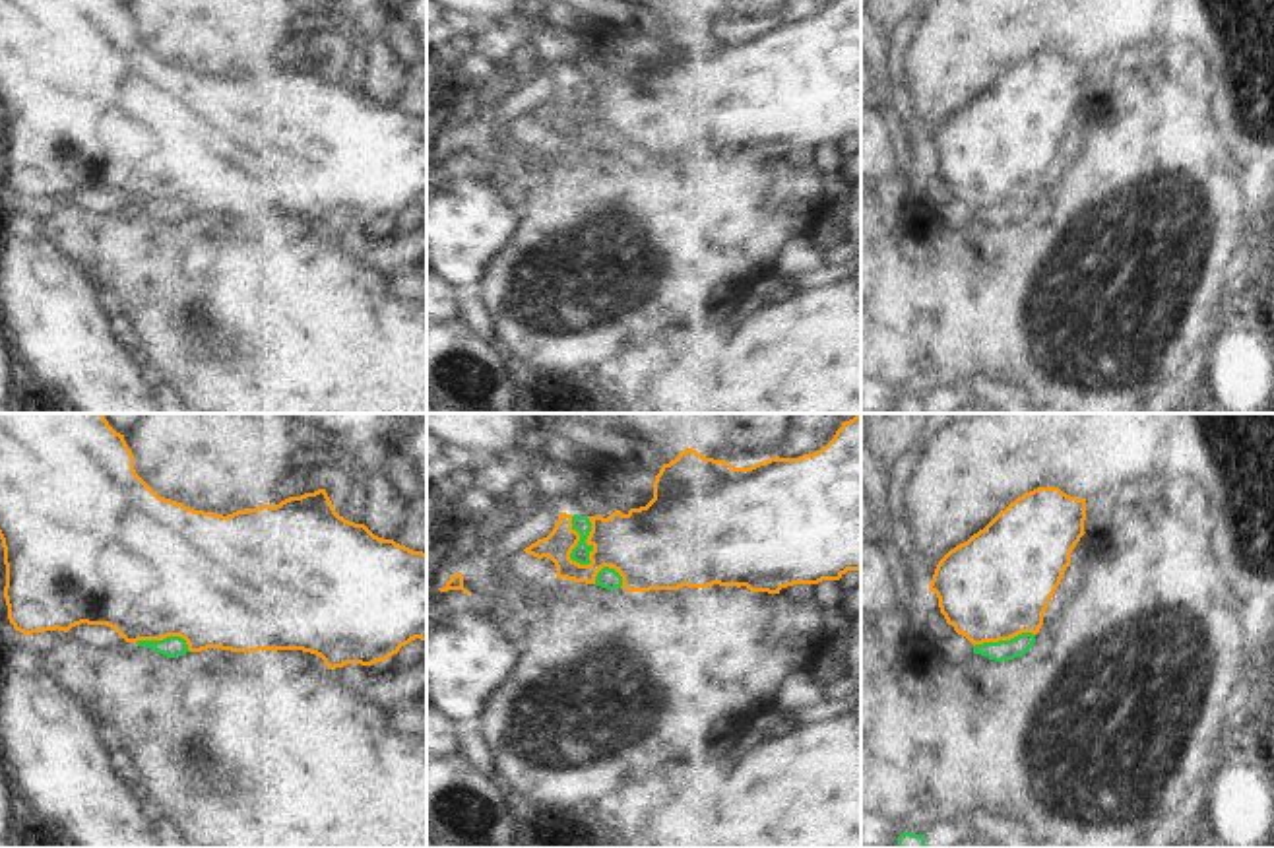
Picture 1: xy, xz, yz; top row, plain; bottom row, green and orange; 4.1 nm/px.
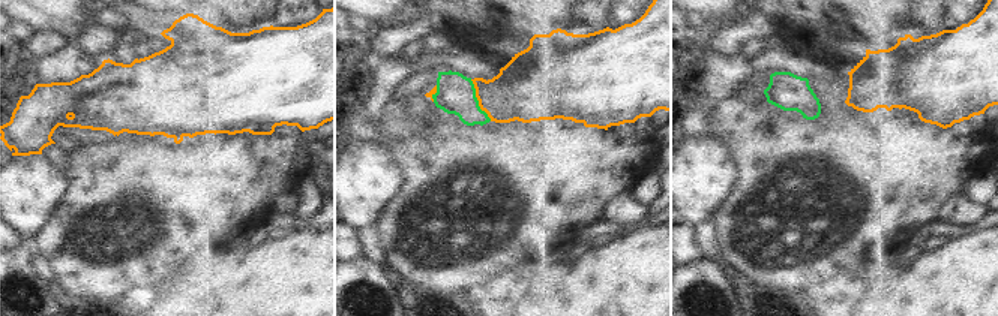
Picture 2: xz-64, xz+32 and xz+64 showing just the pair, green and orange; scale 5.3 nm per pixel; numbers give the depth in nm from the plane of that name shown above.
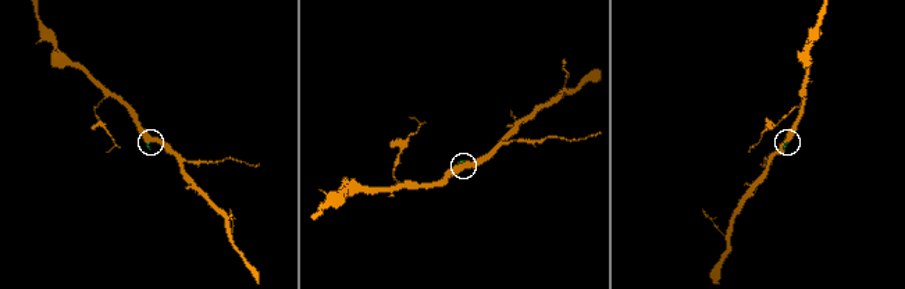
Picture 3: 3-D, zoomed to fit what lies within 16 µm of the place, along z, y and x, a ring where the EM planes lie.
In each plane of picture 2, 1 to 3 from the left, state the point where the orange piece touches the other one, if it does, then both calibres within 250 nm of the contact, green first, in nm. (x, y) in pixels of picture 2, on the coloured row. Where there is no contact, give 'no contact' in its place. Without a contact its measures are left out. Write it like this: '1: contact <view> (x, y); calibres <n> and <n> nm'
1: no contact
2: contact xz+32 (477, 101); calibres 200 and 320 nm
3: no contact

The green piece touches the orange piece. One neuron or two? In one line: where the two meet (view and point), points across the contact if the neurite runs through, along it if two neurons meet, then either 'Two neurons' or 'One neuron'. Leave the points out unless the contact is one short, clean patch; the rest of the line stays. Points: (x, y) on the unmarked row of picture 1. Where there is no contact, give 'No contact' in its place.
Touches green at xz (576, 111). Boundary: xz (571, 82), (571, 92), (578, 99), (571, 123), (588, 130). Two neurons

